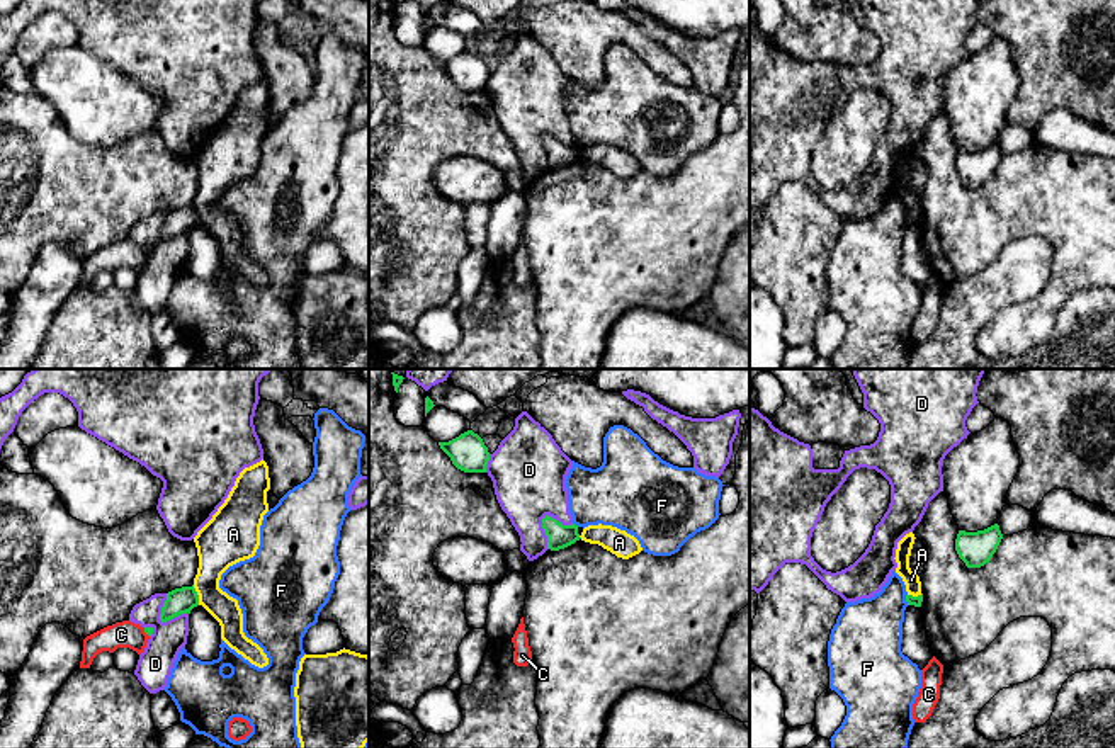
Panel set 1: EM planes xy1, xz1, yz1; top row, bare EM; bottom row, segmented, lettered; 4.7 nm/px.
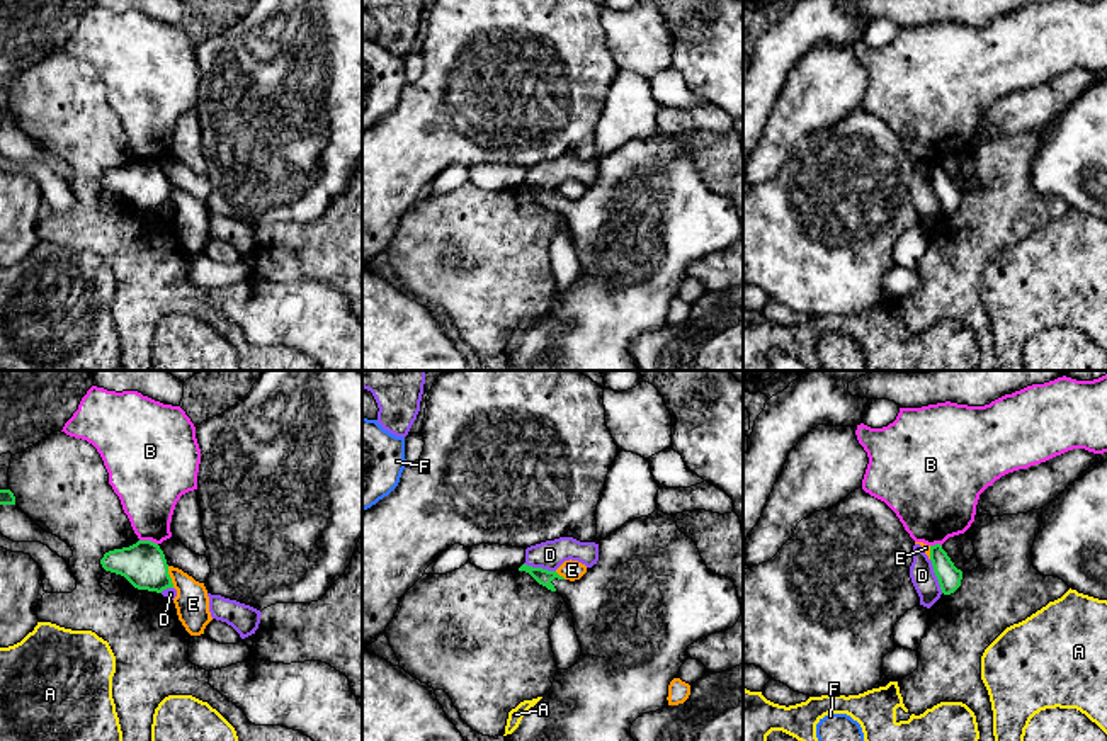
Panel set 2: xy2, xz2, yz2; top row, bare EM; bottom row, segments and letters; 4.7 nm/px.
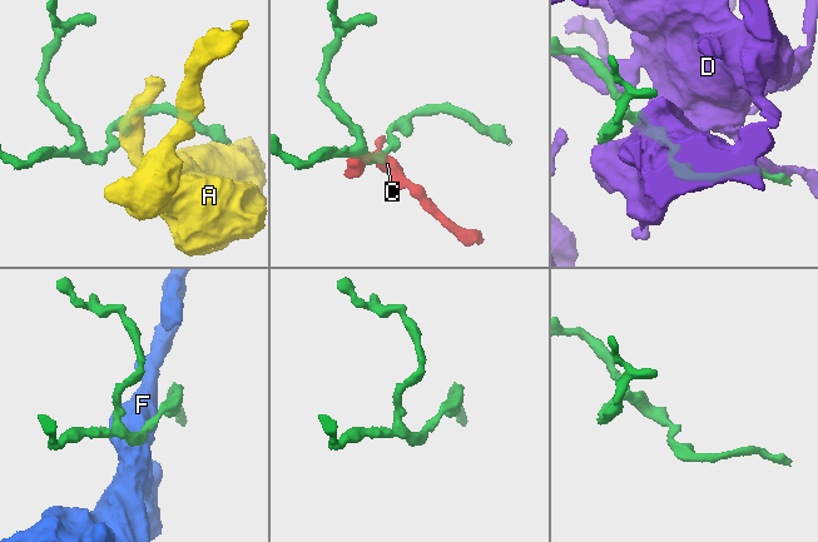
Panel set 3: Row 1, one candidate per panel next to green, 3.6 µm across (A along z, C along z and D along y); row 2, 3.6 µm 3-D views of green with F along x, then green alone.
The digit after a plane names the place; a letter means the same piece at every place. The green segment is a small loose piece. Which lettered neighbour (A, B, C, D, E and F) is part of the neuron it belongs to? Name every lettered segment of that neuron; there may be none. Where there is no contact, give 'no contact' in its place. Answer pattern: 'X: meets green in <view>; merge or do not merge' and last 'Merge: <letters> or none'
A: meets green in xy1; do not merge
B: meets green in xy2; do not merge
C: meets green in xy1; do not merge
D: meets green in xz1; do not merge
E: meets green in xy2; do not merge
F: meets green in xz1; do not merge
Merge: none

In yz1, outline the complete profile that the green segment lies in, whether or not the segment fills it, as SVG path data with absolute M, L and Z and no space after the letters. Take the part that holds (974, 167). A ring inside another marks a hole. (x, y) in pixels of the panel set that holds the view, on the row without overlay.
M998 143L977 151L959 150L955 170L967 187L981 187L991 180L1001 158Z

